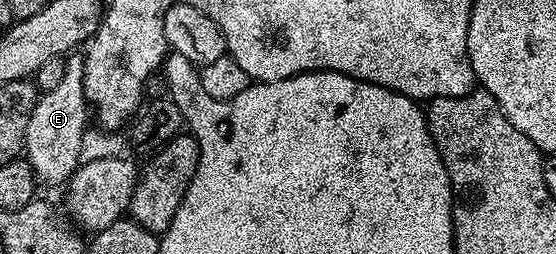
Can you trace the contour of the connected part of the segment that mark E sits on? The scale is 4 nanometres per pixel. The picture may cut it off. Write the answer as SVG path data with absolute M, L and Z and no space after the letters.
M70 55L66 57L60 83L53 91L39 96L32 111L32 119L28 119L24 157L30 162L39 182L47 181L50 185L60 184L59 186L69 182L80 164L78 156L82 150L84 135L88 132L86 117L88 121L88 106L84 95L84 63L81 56Z

